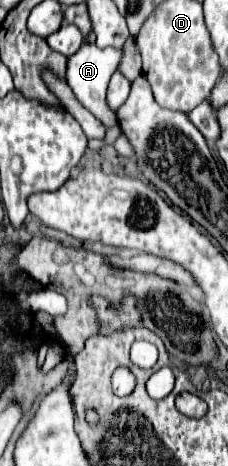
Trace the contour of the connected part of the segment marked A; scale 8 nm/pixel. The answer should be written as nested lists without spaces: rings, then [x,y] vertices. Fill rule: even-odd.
[[[84,42],[78,52],[74,52],[72,56],[68,56],[66,62],[66,82],[72,88],[72,92],[76,94],[78,102],[90,110],[98,120],[102,120],[106,126],[116,126],[116,114],[108,108],[106,104],[106,88],[110,82],[110,76],[116,72],[118,62],[122,58],[122,50],[114,50],[114,48],[98,48],[96,44]]]

